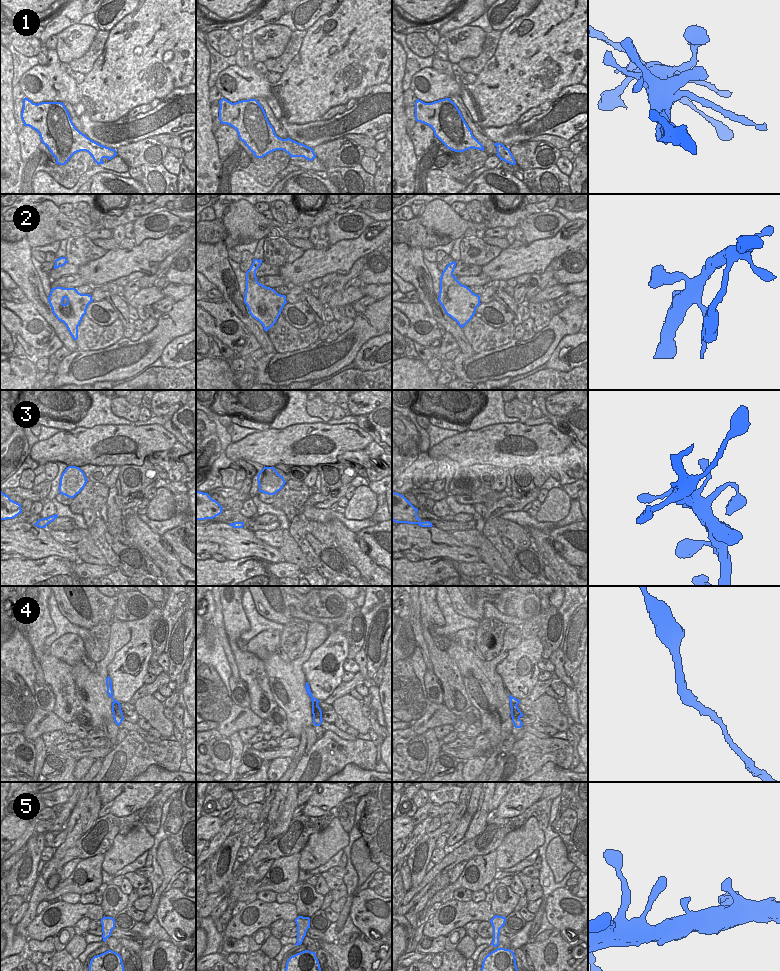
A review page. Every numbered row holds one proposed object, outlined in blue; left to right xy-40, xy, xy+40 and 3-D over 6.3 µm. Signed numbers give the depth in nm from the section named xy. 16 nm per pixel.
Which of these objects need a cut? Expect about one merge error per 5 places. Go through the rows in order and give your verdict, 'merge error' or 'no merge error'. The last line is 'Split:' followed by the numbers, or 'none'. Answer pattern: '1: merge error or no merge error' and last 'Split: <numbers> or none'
1: merge error
2: no merge error
3: no merge error
4: no merge error
5: no merge error
Split: 1

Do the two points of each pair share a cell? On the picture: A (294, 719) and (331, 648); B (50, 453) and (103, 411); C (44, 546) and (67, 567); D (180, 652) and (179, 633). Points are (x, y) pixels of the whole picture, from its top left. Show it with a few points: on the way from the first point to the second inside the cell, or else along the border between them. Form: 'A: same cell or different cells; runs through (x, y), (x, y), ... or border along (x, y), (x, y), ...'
A: different cells; border along (309, 658), (302, 665), (306, 681)
B: different cells; border along (106, 424), (97, 424), (92, 427), (76, 427)
C: different cells; border along (31, 558), (59, 555), (77, 561)
D: same cell; runs through (180, 647), (180, 638)

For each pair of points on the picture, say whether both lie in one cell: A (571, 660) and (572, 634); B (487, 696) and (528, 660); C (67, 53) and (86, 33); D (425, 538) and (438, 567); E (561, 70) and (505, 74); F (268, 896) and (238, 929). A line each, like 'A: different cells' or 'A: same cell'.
A: same cell
B: different cells
C: same cell
D: different cells
E: same cell
F: different cells

